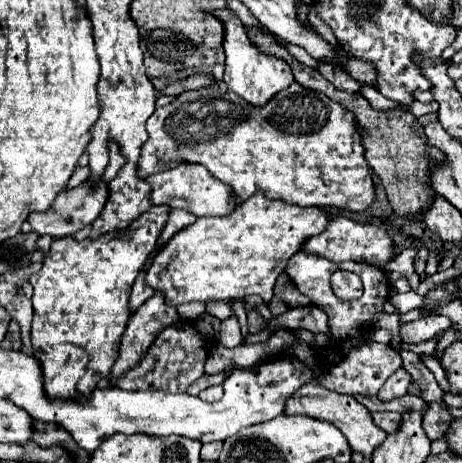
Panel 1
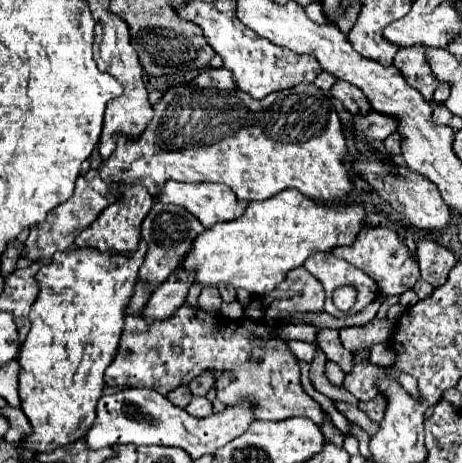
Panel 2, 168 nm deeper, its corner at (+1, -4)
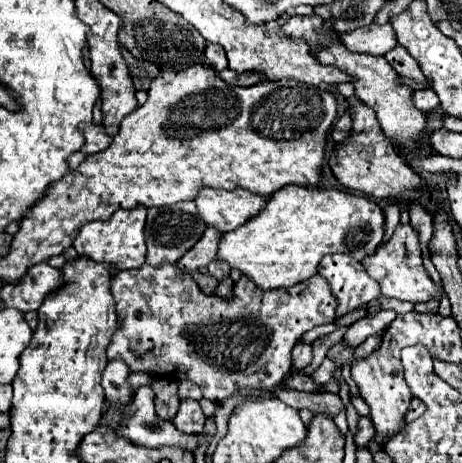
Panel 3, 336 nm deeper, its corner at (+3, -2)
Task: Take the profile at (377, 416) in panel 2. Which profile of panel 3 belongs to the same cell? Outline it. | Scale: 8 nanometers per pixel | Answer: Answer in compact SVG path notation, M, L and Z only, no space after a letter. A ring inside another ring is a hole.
M360 417L358 419L358 435L356 435L356 445L358 447L368 447L368 441L376 435L372 419L370 417Z

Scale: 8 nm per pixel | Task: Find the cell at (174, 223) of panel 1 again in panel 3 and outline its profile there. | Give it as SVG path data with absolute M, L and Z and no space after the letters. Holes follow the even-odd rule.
M180 201L168 207L150 207L146 219L146 245L148 245L146 263L152 267L176 263L186 251L194 247L194 243L204 235L204 231L206 223L200 219L194 201Z

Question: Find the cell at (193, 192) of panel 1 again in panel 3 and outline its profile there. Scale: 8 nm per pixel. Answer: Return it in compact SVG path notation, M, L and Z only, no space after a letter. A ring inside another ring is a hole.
M200 187L194 199L200 217L216 231L232 231L256 215L266 199L250 191L224 191L214 187Z

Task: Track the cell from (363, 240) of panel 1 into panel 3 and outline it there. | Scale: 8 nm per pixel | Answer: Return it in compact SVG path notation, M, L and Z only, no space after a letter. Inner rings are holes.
M398 225L394 235L386 243L380 243L372 255L364 257L362 265L364 265L366 273L374 281L380 283L380 291L384 297L394 297L394 299L412 301L412 303L428 301L432 297L440 299L440 287L436 287L432 283L432 279L428 277L428 273L424 271L418 235L412 229L412 225Z

